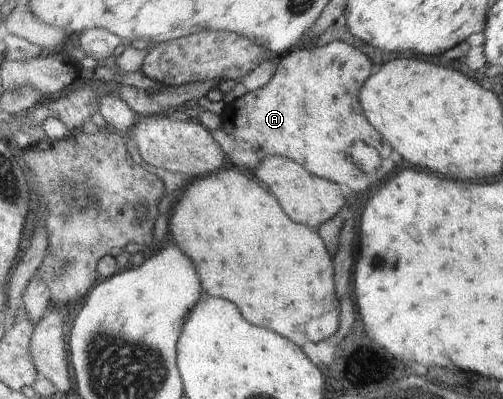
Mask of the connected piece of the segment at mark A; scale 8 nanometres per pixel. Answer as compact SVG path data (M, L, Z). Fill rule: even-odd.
M332 42L324 48L314 48L314 50L310 50L310 44L299 45L277 59L276 72L266 86L245 93L243 97L233 99L229 104L224 105L220 115L222 122L218 128L208 129L208 132L214 136L214 140L220 146L223 146L226 157L240 172L262 188L266 188L270 194L271 190L257 178L254 171L260 168L260 163L267 156L273 154L291 158L298 164L304 165L304 168L311 173L336 184L344 184L353 192L366 192L375 184L379 185L388 180L396 170L396 163L392 160L393 147L368 121L364 115L363 105L360 103L360 92L372 77L372 65L372 60L366 54L362 54L360 50L346 42ZM356 142L364 142L376 148L376 152L380 154L382 166L376 174L368 174L356 166L353 160Z

